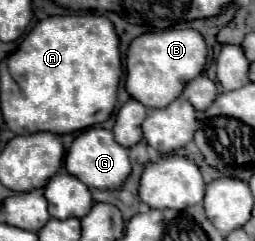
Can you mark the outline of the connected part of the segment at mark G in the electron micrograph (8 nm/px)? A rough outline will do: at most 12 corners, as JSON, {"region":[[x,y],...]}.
{"region":[[105,128],[73,140],[65,170],[89,188],[129,176],[127,148]]}

